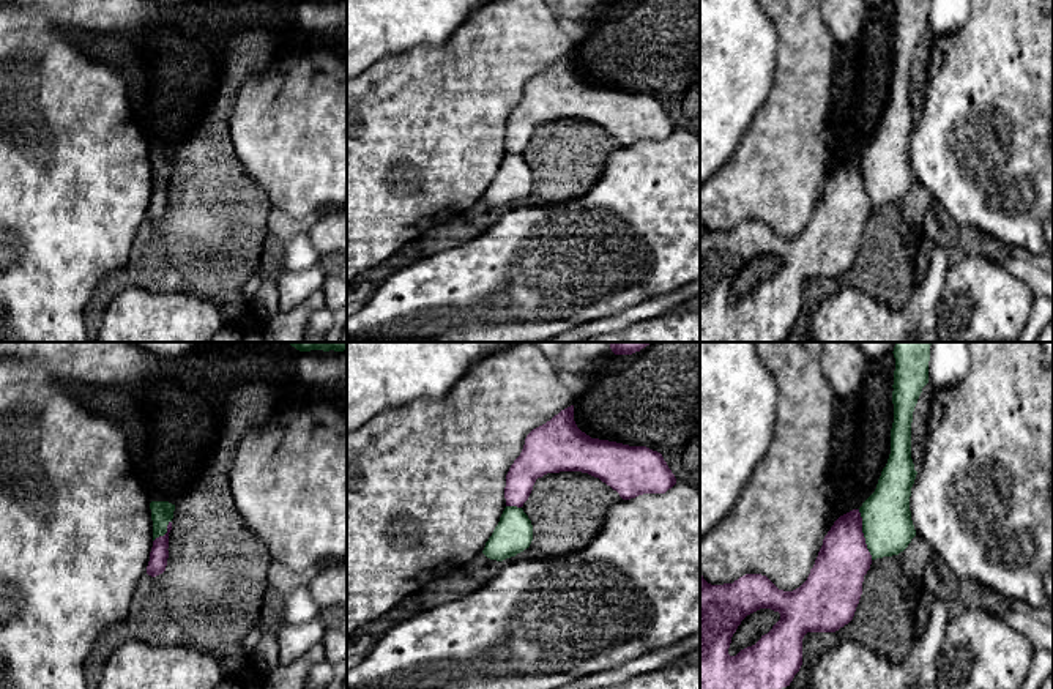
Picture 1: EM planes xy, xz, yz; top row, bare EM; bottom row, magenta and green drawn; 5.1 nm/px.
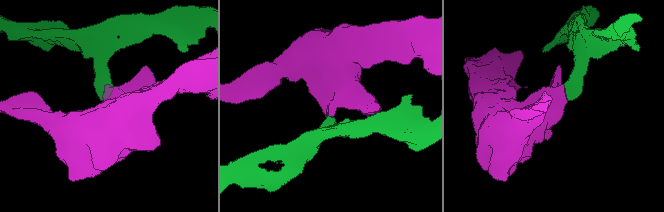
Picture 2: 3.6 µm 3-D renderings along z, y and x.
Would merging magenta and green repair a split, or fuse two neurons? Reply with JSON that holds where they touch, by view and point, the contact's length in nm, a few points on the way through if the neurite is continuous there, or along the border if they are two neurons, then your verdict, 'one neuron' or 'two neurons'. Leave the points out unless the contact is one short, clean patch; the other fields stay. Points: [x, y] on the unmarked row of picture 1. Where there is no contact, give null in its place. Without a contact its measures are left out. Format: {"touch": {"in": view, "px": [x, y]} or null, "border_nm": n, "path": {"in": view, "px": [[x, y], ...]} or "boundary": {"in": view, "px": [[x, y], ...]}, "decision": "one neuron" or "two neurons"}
{"touch": {"in": "yz", "px": [863, 182]}, "border_nm": 260, "boundary": {"in": "yz", "px": [[858, 156], [864, 189], [872, 205]]}, "decision": "two neurons"}

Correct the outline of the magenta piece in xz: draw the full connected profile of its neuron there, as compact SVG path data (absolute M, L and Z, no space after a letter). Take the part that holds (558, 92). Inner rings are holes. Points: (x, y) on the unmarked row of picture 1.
M574 52L526 82L520 102L506 121L506 153L522 155L538 125L560 118L582 118L599 125L623 147L665 140L676 131L660 99L591 85L582 79L574 68Z

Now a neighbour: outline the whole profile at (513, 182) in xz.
M506 153L482 200L497 208L515 203L530 194L533 172L522 155Z

